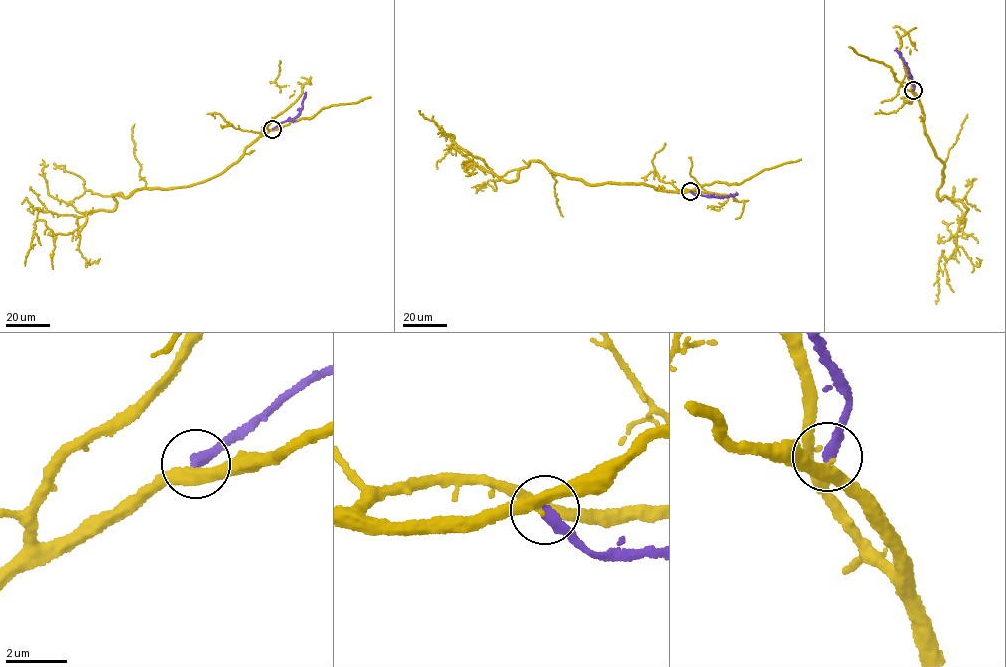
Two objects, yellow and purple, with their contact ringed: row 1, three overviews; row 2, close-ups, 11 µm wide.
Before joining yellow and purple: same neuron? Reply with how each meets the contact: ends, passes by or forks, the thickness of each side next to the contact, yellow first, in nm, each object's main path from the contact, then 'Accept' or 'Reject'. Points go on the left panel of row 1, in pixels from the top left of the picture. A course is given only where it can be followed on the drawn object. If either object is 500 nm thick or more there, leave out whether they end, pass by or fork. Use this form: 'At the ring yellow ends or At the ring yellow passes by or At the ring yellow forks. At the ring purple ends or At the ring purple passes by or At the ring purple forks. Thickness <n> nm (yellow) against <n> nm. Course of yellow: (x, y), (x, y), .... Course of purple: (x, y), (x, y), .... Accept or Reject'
At the ring yellow passes by. At the ring purple ends. Thickness 360 nm (yellow) against 360 nm. Course of yellow: (272, 129), (220, 173), (114, 195), (113, 210), (87, 213), (68, 234), (36, 221), (25, 266). Course of purple: (272, 129), (298, 114), (305, 92). Reject

